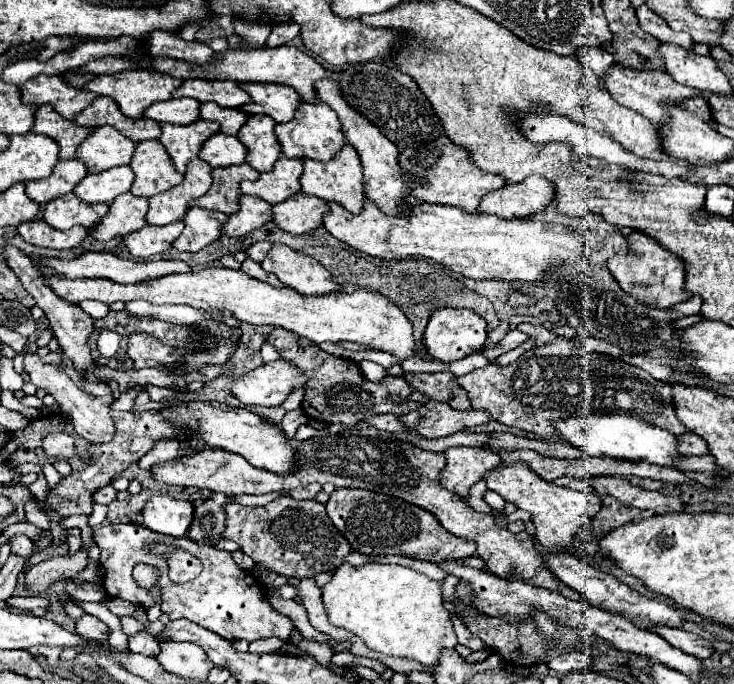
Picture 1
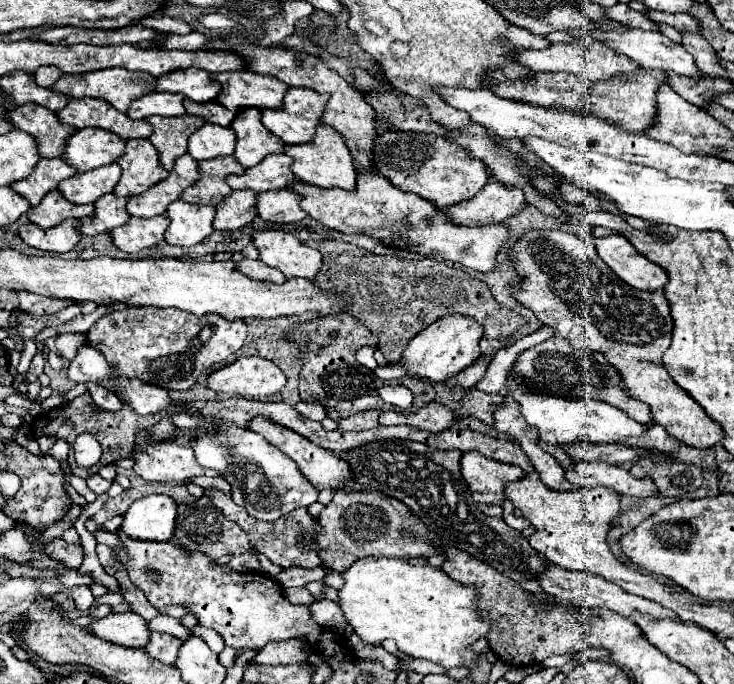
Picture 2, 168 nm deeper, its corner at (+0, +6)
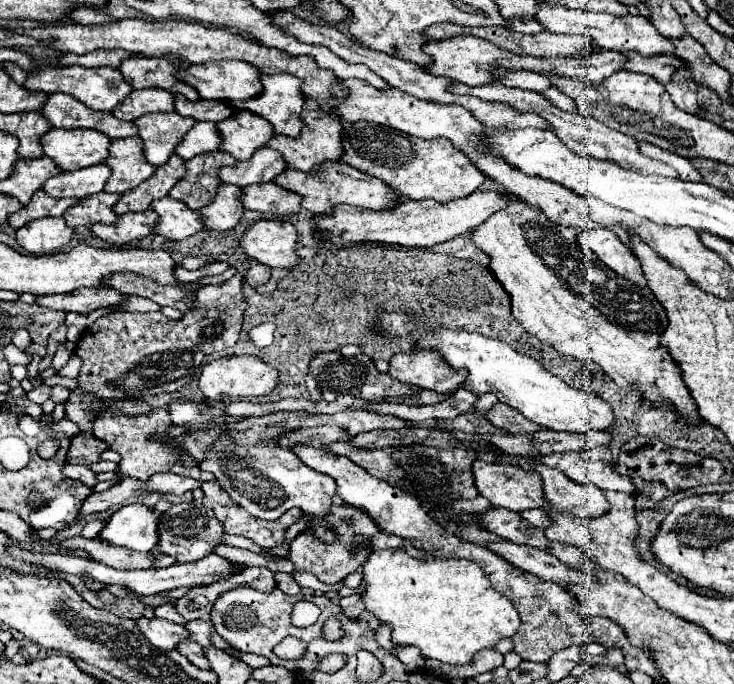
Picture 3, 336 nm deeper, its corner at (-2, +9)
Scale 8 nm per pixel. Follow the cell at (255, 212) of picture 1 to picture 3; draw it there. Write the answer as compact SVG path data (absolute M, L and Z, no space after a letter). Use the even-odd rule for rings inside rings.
M221 185L217 191L215 201L211 201L207 207L199 209L199 213L203 215L205 227L207 229L215 229L215 231L227 231L233 229L243 213L243 189L237 185Z

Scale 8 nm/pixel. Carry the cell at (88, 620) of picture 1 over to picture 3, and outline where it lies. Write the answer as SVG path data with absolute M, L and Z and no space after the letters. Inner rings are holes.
M139 617L135 619L135 623L139 625L139 631L149 639L151 645L159 647L159 649L175 649L175 645L183 639L189 637L187 629L183 625L165 621L165 619L147 619L147 617Z

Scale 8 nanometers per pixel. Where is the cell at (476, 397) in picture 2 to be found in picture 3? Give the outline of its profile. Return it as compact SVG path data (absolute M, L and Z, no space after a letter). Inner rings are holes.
M503 403L493 405L489 411L483 413L483 417L489 419L491 425L495 425L501 431L511 433L511 435L517 435L517 433L535 433L535 431L541 429L533 421L527 421L527 417L523 417L519 411L511 409L509 405L503 405Z

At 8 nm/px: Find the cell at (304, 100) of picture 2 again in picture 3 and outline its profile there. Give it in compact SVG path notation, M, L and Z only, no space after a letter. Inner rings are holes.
M263 75L263 93L249 101L231 103L237 109L249 109L255 115L267 119L277 135L297 137L303 129L301 109L305 95L301 91L303 81L291 75Z

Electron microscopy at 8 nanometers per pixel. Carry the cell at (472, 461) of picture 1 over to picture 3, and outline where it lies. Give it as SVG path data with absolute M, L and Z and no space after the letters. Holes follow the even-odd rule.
M477 459L473 463L473 477L475 477L477 491L485 499L489 499L493 507L503 507L509 511L525 511L525 509L533 509L545 503L539 473L527 473L525 469L519 469L517 465L503 465L495 461Z

